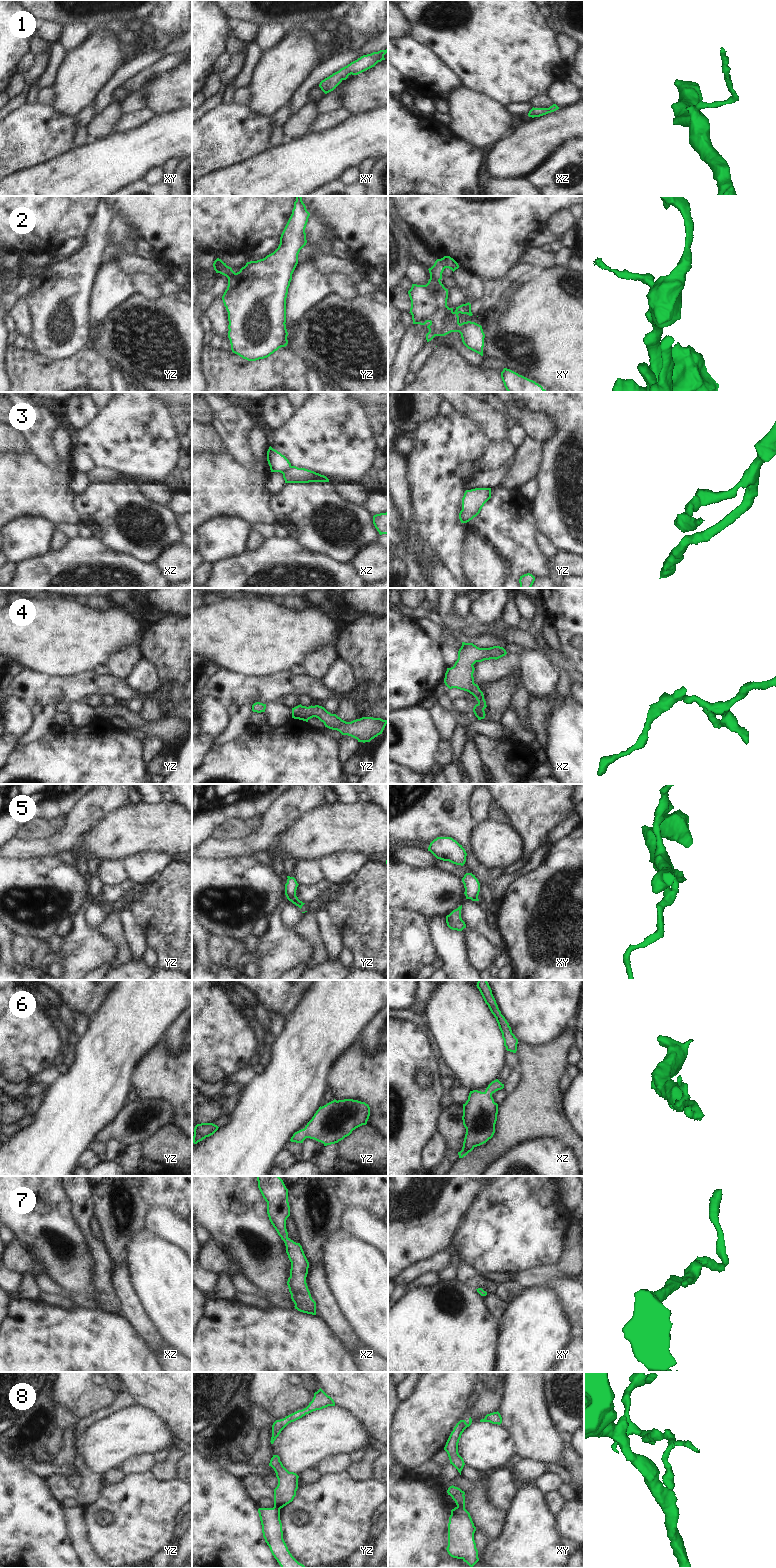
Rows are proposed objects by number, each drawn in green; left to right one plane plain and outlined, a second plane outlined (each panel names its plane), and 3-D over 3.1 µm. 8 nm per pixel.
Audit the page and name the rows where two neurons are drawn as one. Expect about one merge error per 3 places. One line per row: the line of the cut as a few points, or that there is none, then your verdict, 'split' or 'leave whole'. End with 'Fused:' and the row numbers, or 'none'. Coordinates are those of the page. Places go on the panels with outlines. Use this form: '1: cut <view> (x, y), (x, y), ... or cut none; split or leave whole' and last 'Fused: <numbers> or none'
1: cut none; leave whole
2: cut xy (430, 275), (439, 280); split
3: cut xz (290, 465), (282, 473); split
4: cut none; leave whole
5: cut none; leave whole
6: cut none; leave whole
7: cut none; leave whole
8: cut xy (457, 1505), (464, 1508); split
Fused: 2, 3, 8

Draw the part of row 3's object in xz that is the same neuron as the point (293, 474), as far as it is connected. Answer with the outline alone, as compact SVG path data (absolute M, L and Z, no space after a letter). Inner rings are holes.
M290 466L282 474L285 483L329 482L329 479L324 475L296 466Z

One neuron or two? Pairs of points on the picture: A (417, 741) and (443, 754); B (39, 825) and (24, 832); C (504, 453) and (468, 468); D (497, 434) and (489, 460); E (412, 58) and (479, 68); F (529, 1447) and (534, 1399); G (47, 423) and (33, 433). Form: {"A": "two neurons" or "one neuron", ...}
{"A": "two neurons", "B": "one neuron", "C": "one neuron", "D": "two neurons", "E": "two neurons", "F": "one neuron", "G": "one neuron"}

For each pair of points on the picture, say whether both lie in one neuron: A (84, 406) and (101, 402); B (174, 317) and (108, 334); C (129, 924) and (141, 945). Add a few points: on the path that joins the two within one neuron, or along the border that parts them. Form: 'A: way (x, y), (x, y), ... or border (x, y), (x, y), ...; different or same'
A: border (93, 402), (99, 409); different
B: way (158, 320), (139, 320), (124, 330); same
C: way (133, 929), (138, 940); same

